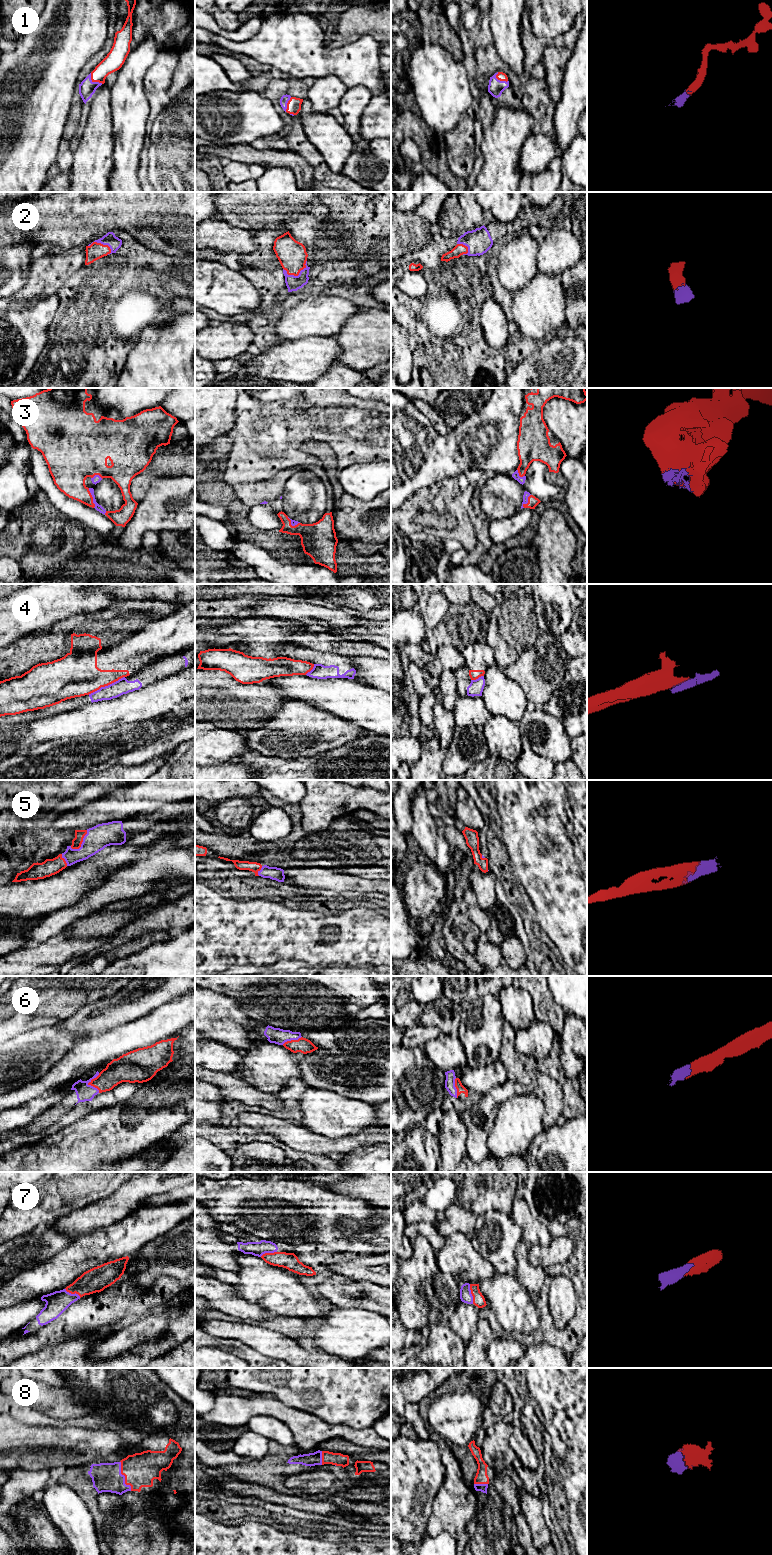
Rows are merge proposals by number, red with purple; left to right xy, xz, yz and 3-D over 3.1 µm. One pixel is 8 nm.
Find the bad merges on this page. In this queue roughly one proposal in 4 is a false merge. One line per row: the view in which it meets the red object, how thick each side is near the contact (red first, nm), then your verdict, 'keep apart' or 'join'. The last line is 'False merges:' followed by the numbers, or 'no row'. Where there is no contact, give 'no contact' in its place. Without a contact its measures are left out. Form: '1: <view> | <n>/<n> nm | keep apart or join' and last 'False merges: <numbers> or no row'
1: xy | 150/140 nm | join
2: xz | 240/120 nm | join
3: xy | 260/50 nm | join
4: xy | 340/120 nm | keep apart
5: xy | 80/190 nm | join
6: xy | 190/140 nm | join
7: yz | 100/100 nm | join
8: xy | 280/240 nm | join
False merges: 4

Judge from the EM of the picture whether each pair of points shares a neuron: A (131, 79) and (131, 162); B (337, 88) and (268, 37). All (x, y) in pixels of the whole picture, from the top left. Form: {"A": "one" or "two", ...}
{"A": "one", "B": "two"}

